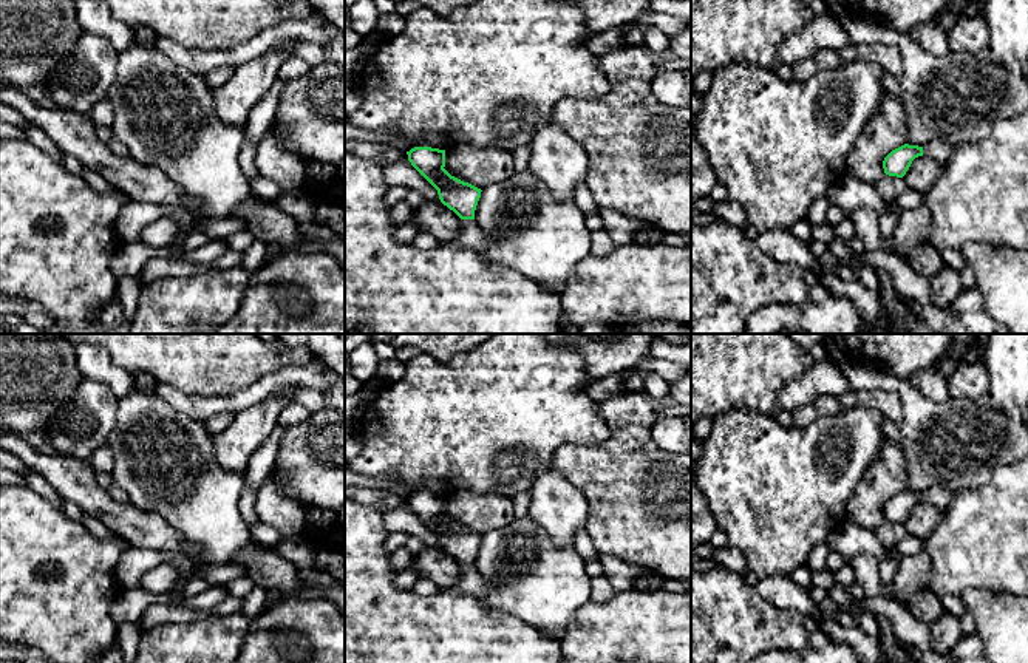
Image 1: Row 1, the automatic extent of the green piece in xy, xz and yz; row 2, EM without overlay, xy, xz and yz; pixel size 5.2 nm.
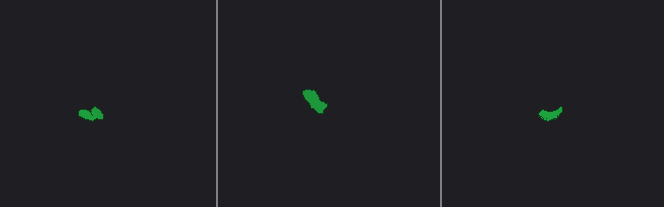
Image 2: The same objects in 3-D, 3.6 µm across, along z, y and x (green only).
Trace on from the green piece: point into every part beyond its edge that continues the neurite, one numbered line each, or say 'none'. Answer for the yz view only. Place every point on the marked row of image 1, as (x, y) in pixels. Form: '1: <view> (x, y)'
1: yz (940, 150)

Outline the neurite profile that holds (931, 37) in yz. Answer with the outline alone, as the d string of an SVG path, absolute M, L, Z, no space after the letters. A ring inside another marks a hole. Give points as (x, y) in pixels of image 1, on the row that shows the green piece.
M932 20L909 31L906 36L929 54L945 56L951 53L951 46L948 43L948 31L945 31L938 22Z

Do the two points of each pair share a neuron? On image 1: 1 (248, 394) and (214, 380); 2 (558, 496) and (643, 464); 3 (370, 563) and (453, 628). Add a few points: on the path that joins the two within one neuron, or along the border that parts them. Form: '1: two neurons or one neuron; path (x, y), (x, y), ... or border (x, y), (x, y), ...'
1: two neurons; border (269, 373), (229, 394), (201, 397)
2: two neurons; border (549, 469), (582, 493), (586, 524)
3: one neuron; path (381, 586), (422, 628), (430, 628)

